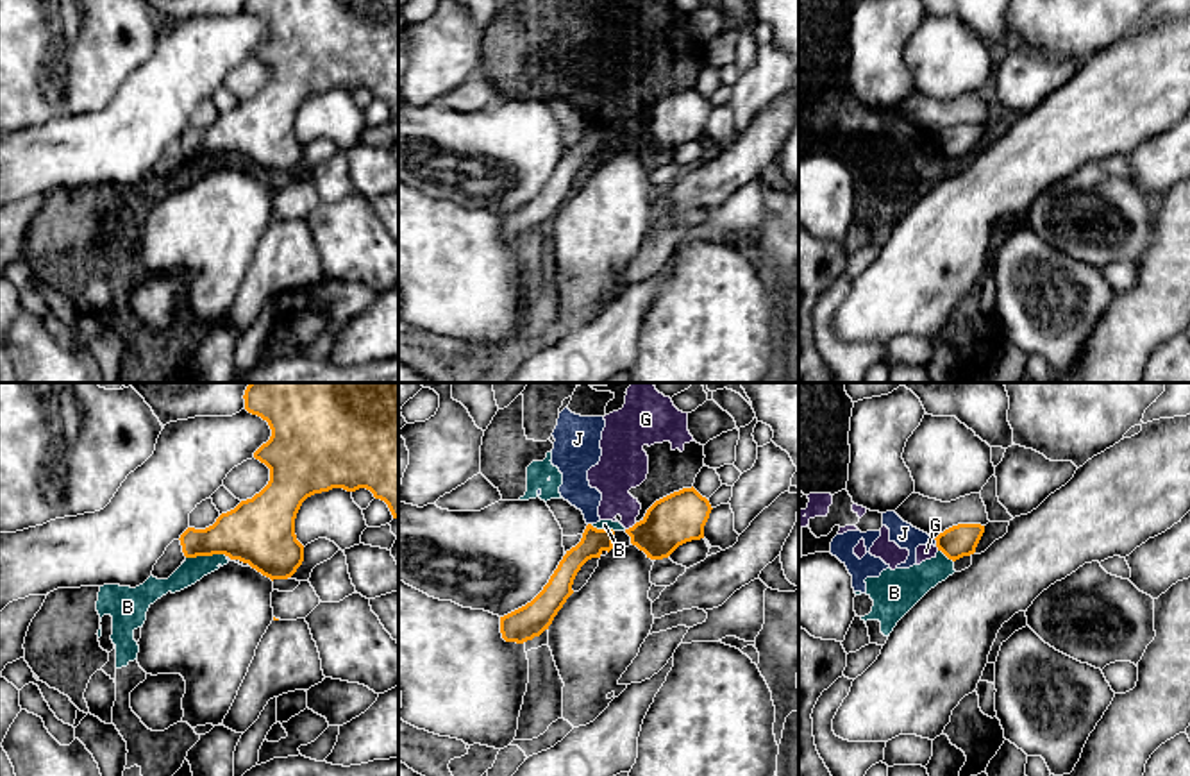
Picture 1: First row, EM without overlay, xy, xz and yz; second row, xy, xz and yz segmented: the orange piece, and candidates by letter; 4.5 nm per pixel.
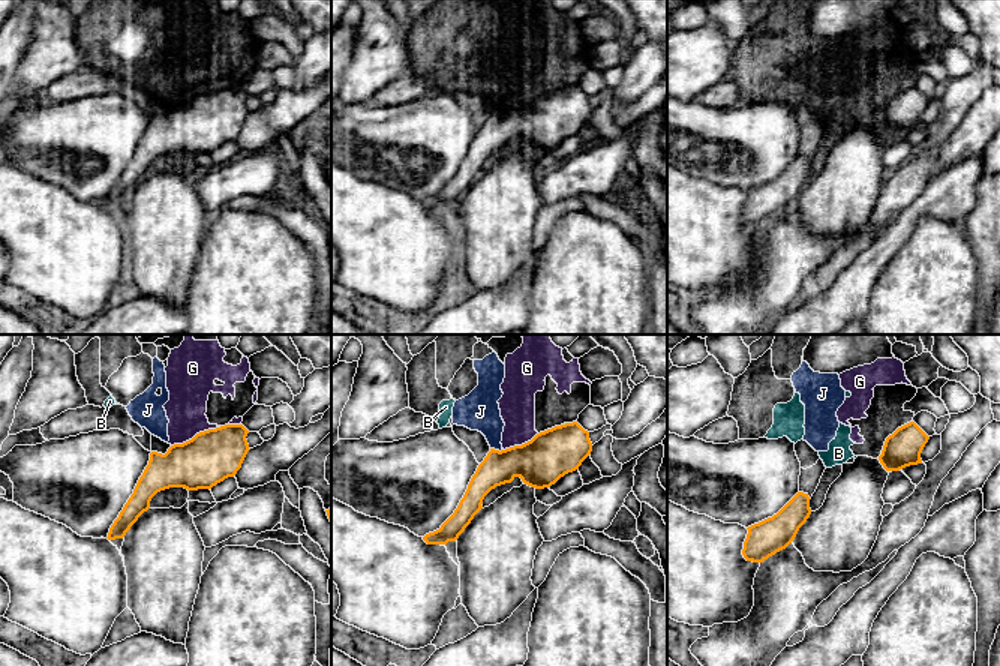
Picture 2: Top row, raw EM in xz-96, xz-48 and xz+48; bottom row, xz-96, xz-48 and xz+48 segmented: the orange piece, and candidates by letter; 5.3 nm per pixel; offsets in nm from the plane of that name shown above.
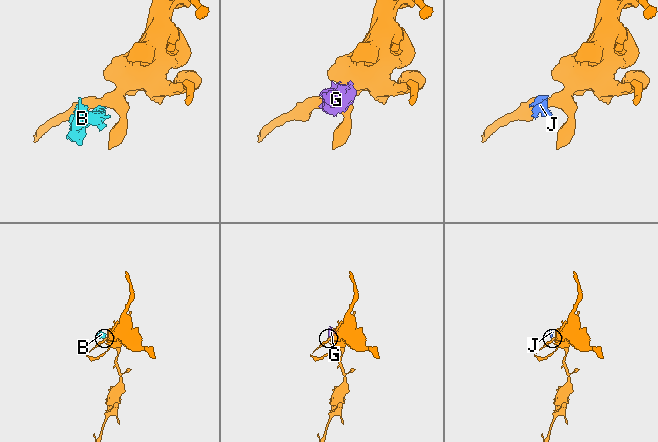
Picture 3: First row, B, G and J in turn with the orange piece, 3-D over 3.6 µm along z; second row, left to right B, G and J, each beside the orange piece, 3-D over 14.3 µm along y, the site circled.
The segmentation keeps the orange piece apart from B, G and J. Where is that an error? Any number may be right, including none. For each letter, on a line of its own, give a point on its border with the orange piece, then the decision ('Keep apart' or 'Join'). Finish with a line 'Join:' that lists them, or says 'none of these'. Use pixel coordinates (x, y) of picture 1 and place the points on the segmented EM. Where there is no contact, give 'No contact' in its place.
B: Touches orange at xy (206, 555). Keep apart
G: Touches orange at xz (633, 526). Keep apart
J: Touches orange at yz (937, 542). Keep apart
Join: none of these

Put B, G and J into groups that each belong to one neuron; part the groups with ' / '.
B G J

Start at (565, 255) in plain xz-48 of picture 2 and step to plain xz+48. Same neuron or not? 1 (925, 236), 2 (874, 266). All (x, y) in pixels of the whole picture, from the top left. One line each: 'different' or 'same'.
1: same
2: different

